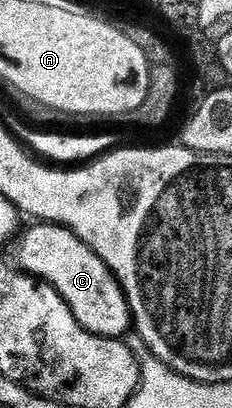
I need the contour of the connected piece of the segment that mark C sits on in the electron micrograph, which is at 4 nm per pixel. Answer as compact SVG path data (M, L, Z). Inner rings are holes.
M33 224L27 230L19 238L21 247L17 250L16 265L24 273L56 288L87 332L110 340L124 339L131 330L129 301L105 261L66 226Z

